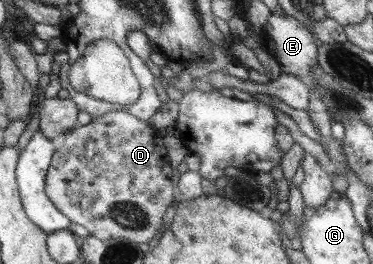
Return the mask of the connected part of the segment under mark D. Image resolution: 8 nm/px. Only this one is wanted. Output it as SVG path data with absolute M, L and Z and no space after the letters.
M119 111L96 114L86 125L76 125L59 139L54 167L45 177L45 194L54 199L62 215L70 215L89 235L100 241L110 237L150 246L172 203L176 173L164 149L162 138L137 116Z

